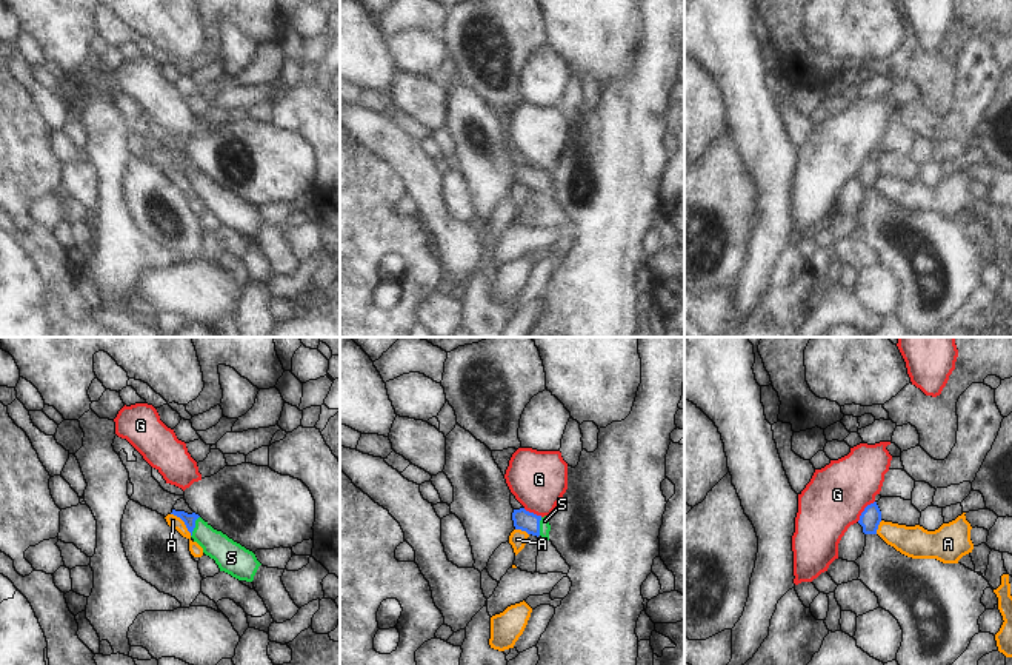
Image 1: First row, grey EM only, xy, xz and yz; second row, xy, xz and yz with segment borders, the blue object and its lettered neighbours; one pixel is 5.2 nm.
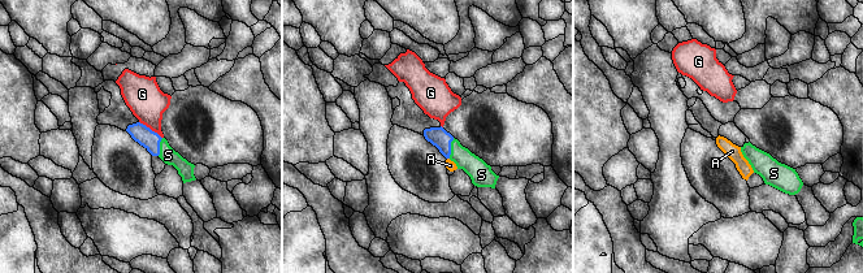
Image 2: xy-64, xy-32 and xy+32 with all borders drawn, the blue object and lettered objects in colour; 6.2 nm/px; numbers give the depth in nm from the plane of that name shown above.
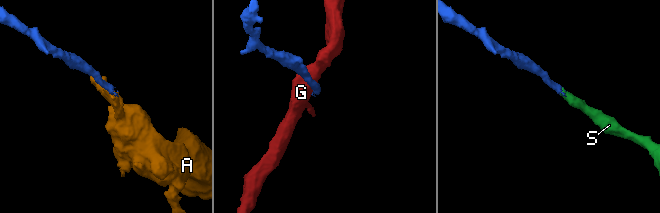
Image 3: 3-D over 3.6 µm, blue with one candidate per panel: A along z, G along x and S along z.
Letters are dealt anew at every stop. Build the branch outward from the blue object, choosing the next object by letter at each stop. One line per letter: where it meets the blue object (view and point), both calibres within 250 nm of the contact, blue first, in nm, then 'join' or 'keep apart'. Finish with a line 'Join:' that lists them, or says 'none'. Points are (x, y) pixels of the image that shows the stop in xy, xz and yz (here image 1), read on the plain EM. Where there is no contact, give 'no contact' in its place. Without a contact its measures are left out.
A: xy (183, 176) | 60/70 nm | keep apart
G: yz (865, 165) | 110/320 nm | keep apart
S: xy (194, 182) | 60/160 nm | join
Join: S

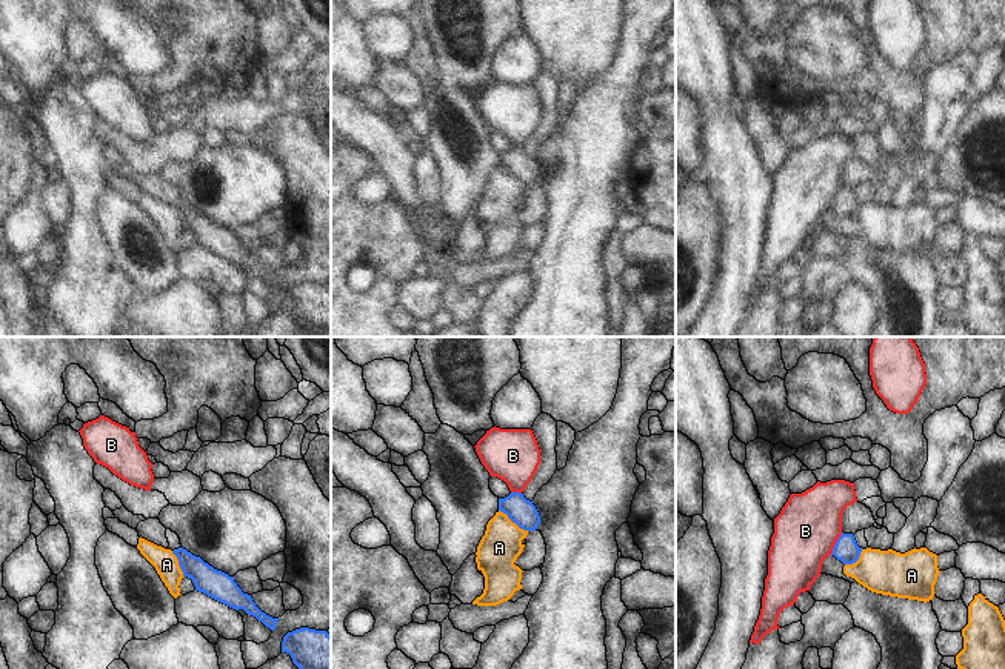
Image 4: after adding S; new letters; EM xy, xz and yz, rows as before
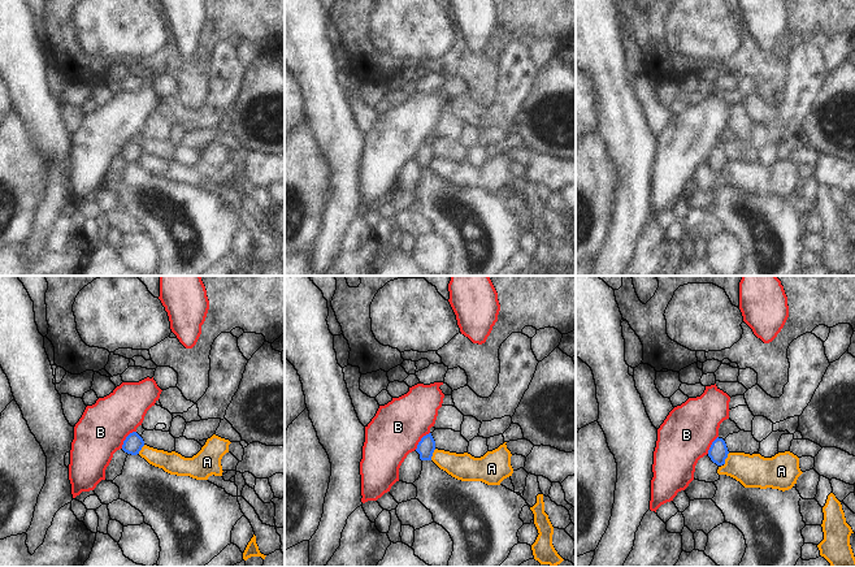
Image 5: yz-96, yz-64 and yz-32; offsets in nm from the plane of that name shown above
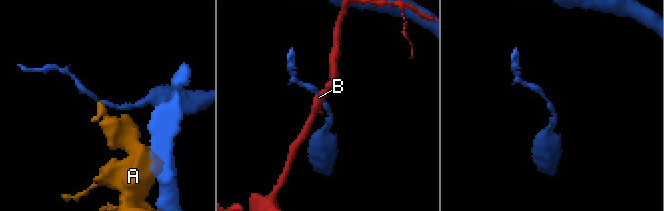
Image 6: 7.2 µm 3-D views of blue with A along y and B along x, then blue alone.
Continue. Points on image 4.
A: xz (514, 177) | 140/220 nm | keep apart
B: yz (836, 199) | 130/340 nm | keep apart
Join: none

